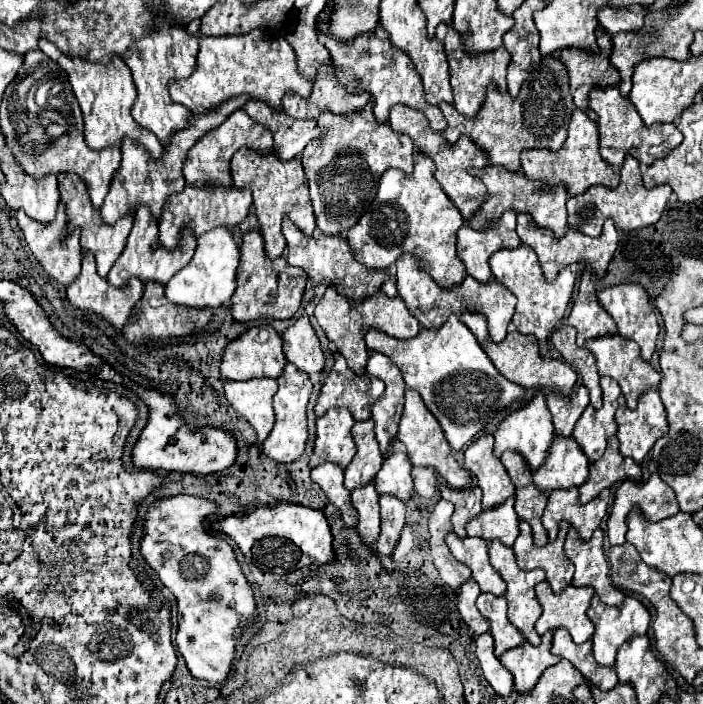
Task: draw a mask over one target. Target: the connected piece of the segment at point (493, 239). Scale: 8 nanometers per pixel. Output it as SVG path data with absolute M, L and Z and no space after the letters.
M510 210L502 214L498 224L492 224L482 232L470 226L458 230L458 258L464 262L466 274L484 284L492 278L488 266L490 256L502 248L514 250L520 244L516 234L516 214Z

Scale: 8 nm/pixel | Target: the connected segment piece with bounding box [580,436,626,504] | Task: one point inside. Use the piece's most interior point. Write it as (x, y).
(609, 469)

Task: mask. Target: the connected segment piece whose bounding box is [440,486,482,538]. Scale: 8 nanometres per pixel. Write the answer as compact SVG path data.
M440 486L442 498L454 504L454 514L452 514L452 524L454 524L454 532L458 538L466 538L466 524L470 520L474 520L480 512L480 500L482 500L482 490L478 488L462 488L462 490L454 490L450 486Z

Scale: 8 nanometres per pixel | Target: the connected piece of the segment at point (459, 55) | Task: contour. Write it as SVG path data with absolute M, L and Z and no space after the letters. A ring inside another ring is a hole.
M438 26L436 38L444 44L444 50L446 50L446 56L448 56L448 64L450 64L450 84L452 84L452 92L454 92L454 108L462 116L474 118L482 110L482 104L486 100L486 90L488 90L488 86L492 82L498 86L500 92L508 92L506 66L510 62L510 54L506 54L504 46L500 46L500 50L494 50L494 54L480 54L478 58L470 58L462 50L460 34L454 30L454 26Z

